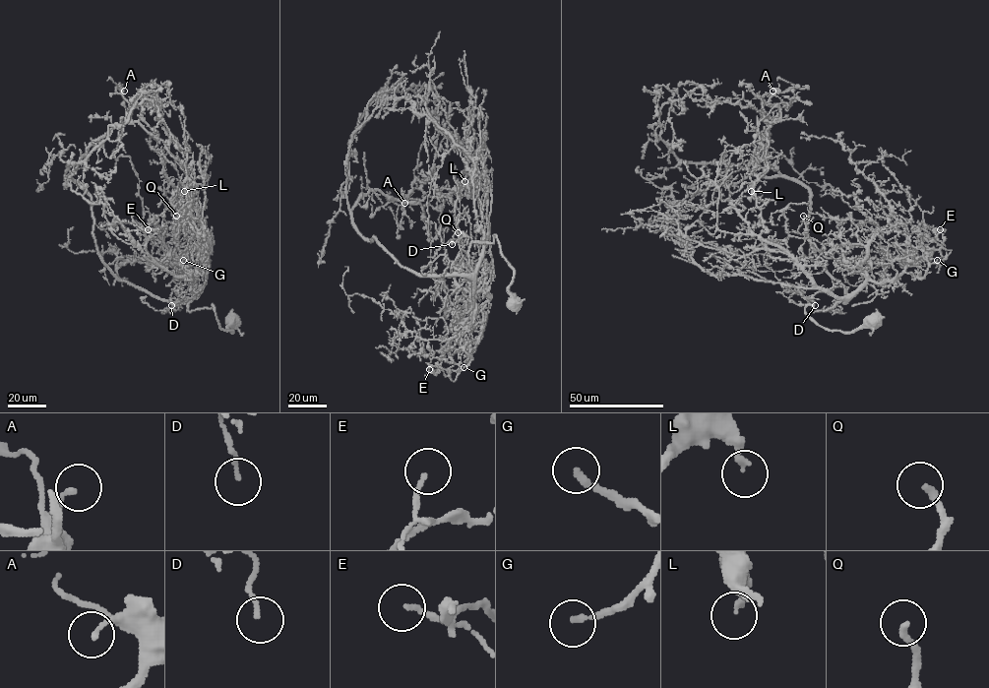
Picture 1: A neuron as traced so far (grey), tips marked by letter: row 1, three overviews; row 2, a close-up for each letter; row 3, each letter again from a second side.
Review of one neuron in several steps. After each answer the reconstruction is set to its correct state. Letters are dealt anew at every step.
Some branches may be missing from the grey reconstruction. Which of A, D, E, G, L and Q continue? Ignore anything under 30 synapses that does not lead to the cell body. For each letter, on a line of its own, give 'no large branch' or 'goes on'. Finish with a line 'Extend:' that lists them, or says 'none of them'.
A: no large branch
D: no large branch
E: no large branch
G: goes on
L: no large branch
Q: no large branch
Extend: G

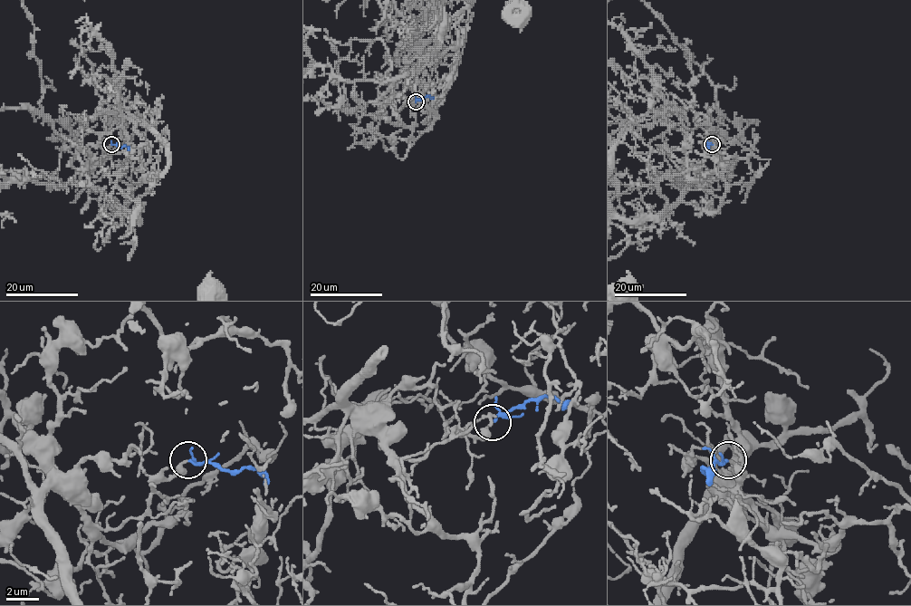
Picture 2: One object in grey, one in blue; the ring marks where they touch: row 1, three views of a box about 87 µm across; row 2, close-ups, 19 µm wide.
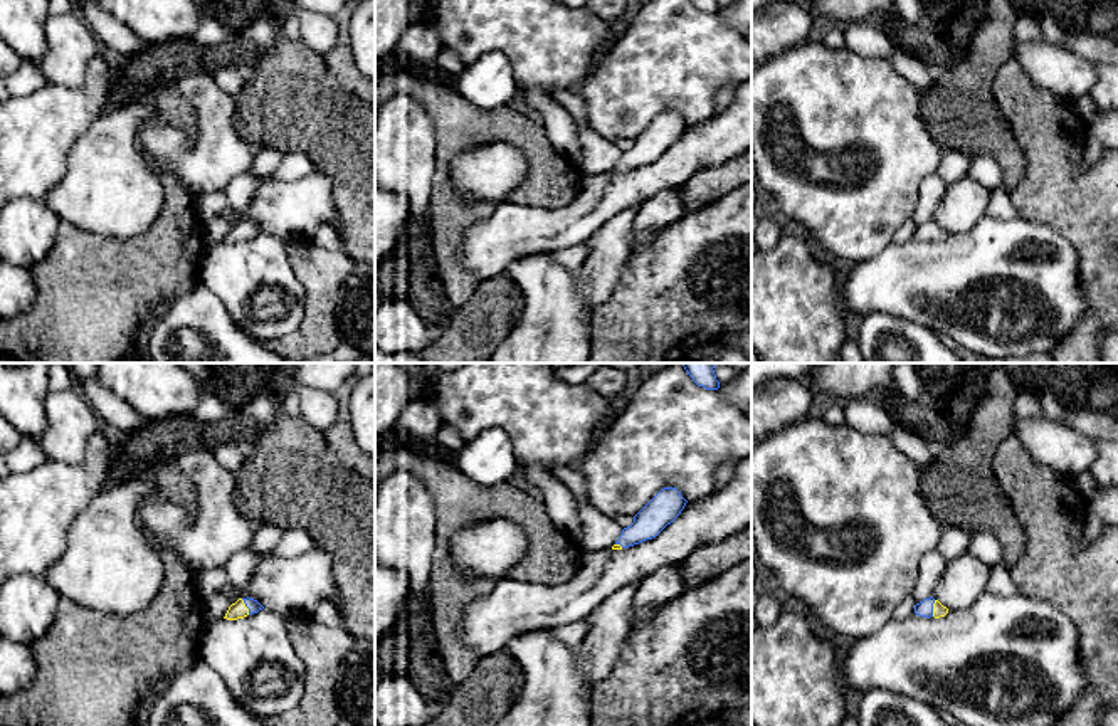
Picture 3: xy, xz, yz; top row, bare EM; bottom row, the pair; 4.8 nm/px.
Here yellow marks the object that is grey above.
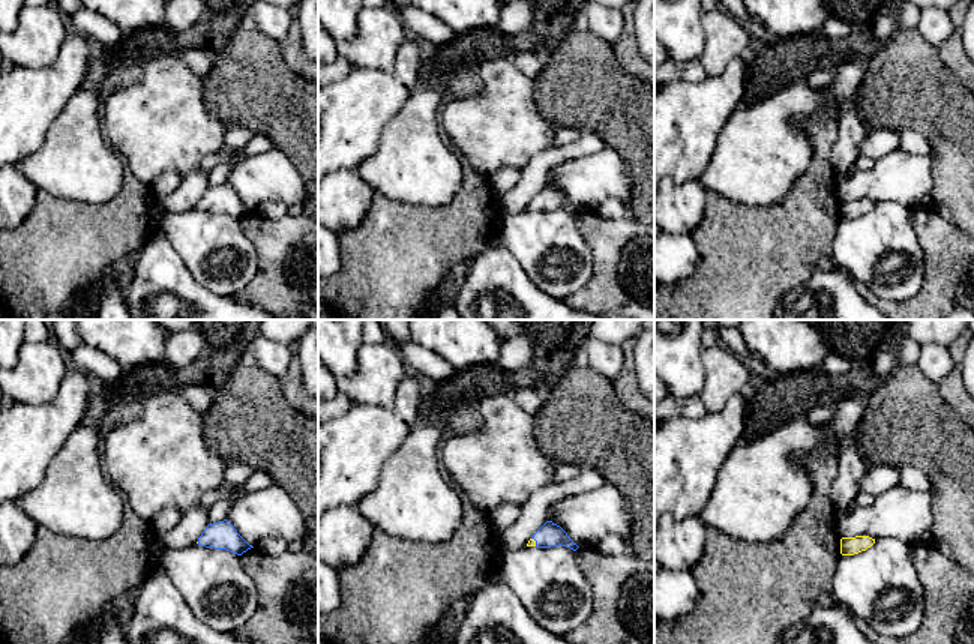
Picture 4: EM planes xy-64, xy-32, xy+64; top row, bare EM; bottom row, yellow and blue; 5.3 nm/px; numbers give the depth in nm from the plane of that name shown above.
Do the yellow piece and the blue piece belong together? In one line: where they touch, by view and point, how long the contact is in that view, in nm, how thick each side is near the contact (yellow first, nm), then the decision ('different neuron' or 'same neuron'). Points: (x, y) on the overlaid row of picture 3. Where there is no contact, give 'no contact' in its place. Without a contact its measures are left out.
xy (246, 607) | 90 nm | 80/60 nm | same neuron

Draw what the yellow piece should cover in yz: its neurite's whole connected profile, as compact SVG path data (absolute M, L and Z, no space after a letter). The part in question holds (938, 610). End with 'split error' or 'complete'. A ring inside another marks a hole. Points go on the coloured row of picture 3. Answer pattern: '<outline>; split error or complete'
M933 597L925 598L923 602L915 605L915 613L920 617L945 617L948 613L948 608L943 607L938 600L935 600Z; split error

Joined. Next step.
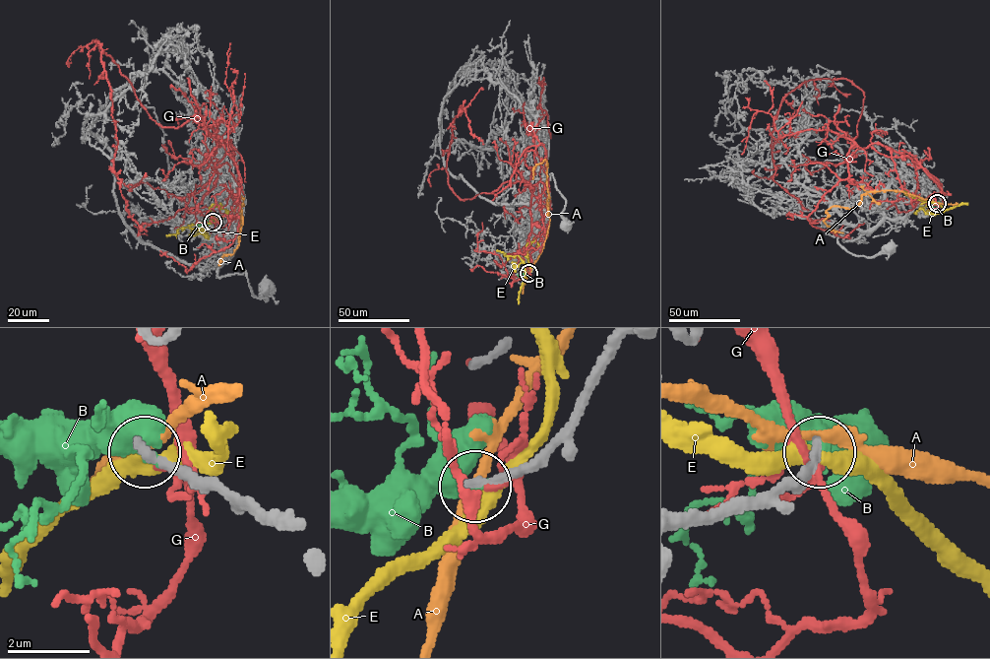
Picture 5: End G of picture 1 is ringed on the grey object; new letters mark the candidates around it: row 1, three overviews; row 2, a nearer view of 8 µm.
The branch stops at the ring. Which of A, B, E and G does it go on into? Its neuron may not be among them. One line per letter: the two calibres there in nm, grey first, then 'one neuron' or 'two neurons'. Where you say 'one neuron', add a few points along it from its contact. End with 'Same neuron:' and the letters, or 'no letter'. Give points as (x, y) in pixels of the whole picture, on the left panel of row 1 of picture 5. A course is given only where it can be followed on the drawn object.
A: calibres 200 and 300 nm; two neurons
B: calibres 240 and 360 nm; one neuron; course (213, 221), (203, 221), (196, 226)
E: calibres 320 and 360 nm; two neurons
G: calibres 320 and 190 nm; two neurons
Same neuron: B

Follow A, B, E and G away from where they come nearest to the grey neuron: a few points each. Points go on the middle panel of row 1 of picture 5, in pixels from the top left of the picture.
A: (527, 273), (541, 252), (549, 224), (545, 160), (534, 166), (533, 179)
B: (528, 273), (517, 275)
E: (529, 273), (523, 281), (525, 262), (518, 255), (506, 256), (496, 250)
G: (529, 273), (518, 280), (531, 262), (527, 184), (505, 182), (464, 200), (448, 182), (461, 107), (483, 144)

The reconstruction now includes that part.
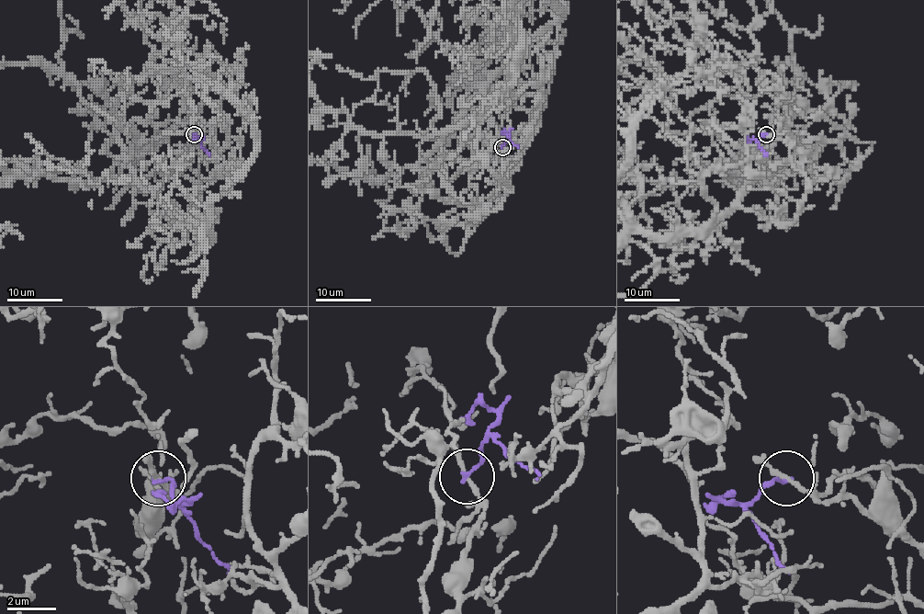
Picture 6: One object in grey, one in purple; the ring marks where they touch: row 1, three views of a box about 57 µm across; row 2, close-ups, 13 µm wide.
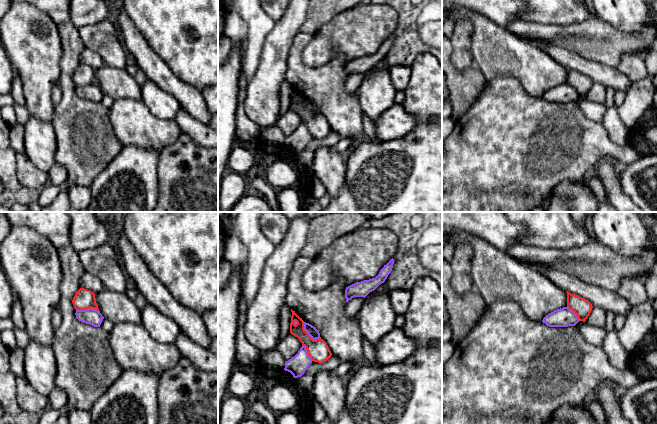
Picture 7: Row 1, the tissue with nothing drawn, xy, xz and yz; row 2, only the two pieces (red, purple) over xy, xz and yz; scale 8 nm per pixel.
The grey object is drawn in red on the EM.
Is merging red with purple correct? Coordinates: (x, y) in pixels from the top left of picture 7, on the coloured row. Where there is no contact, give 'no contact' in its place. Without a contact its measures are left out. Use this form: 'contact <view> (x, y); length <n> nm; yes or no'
contact xz (307, 334); length 190 nm; no

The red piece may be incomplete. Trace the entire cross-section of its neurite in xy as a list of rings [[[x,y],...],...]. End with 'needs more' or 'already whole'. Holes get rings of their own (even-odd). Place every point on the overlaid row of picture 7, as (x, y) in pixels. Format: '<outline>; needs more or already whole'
[[[82,287],[76,292],[72,303],[76,310],[86,310],[92,308],[99,311],[95,294],[92,291]]]; already whole

